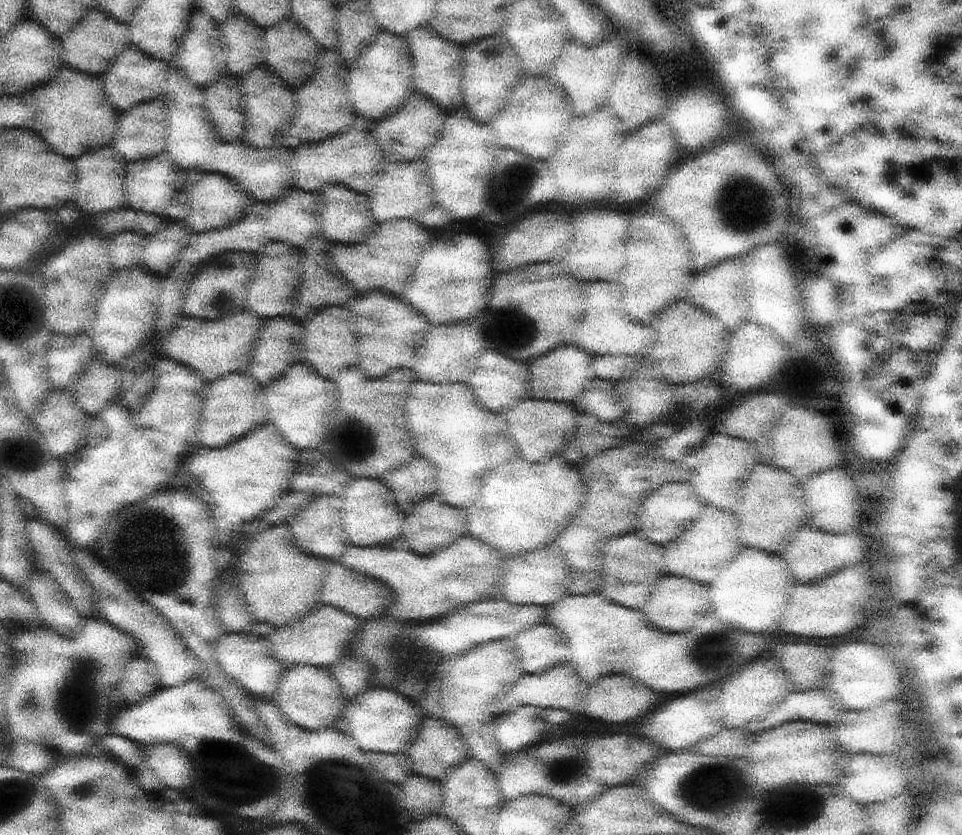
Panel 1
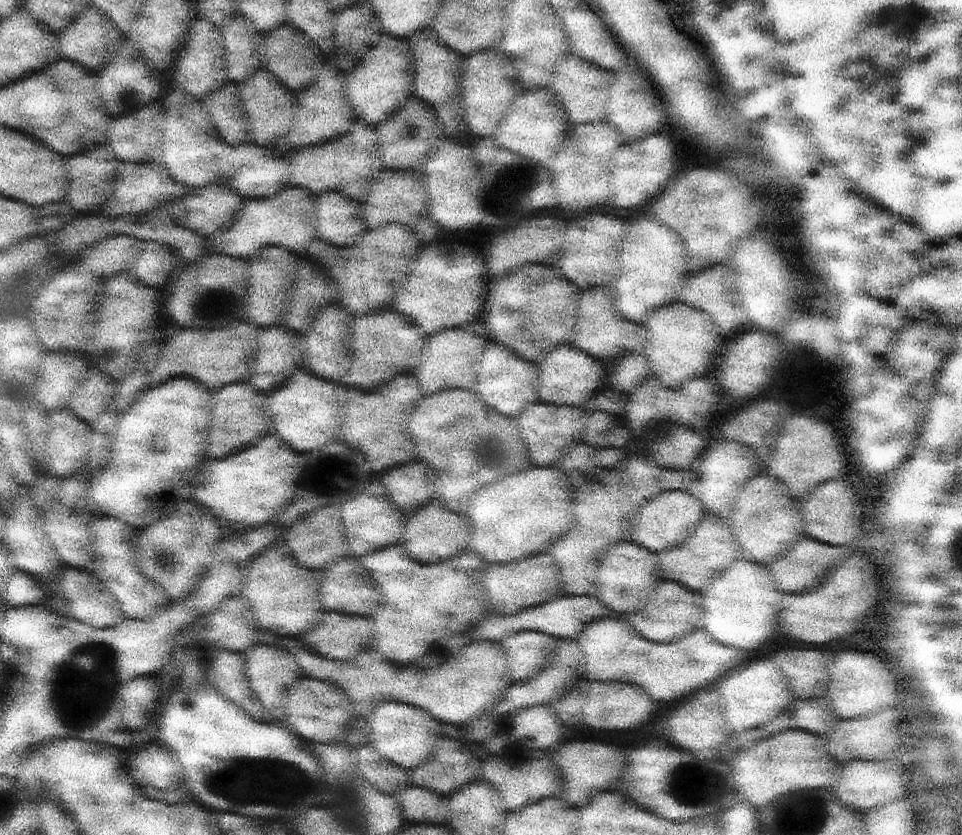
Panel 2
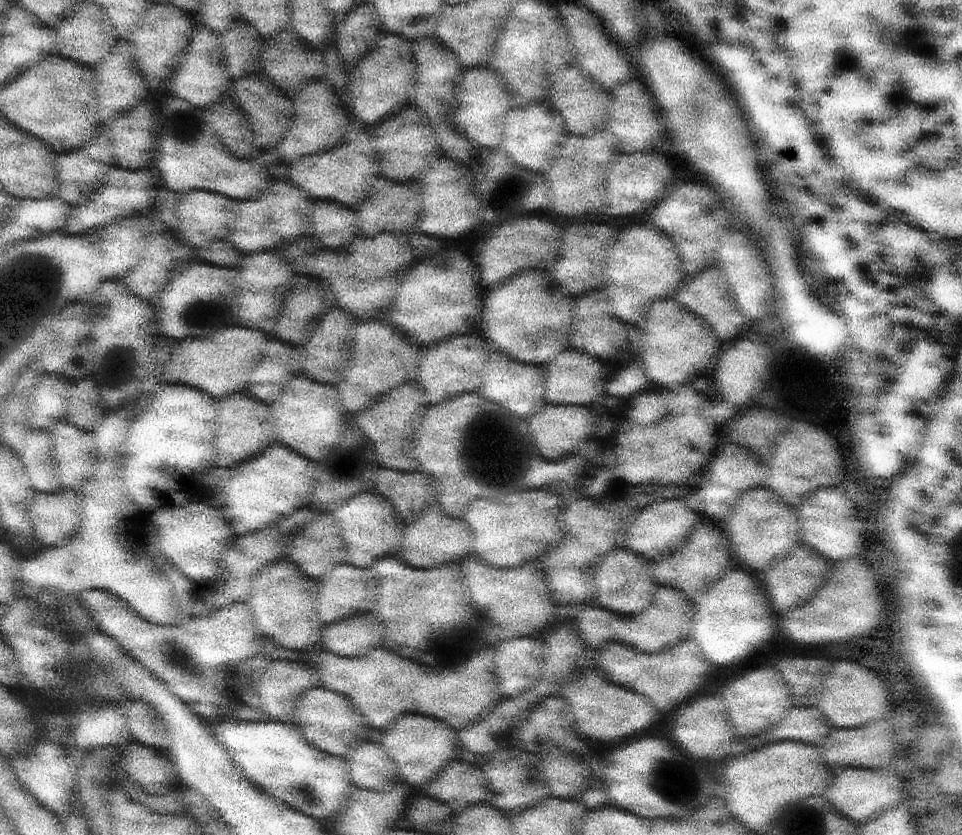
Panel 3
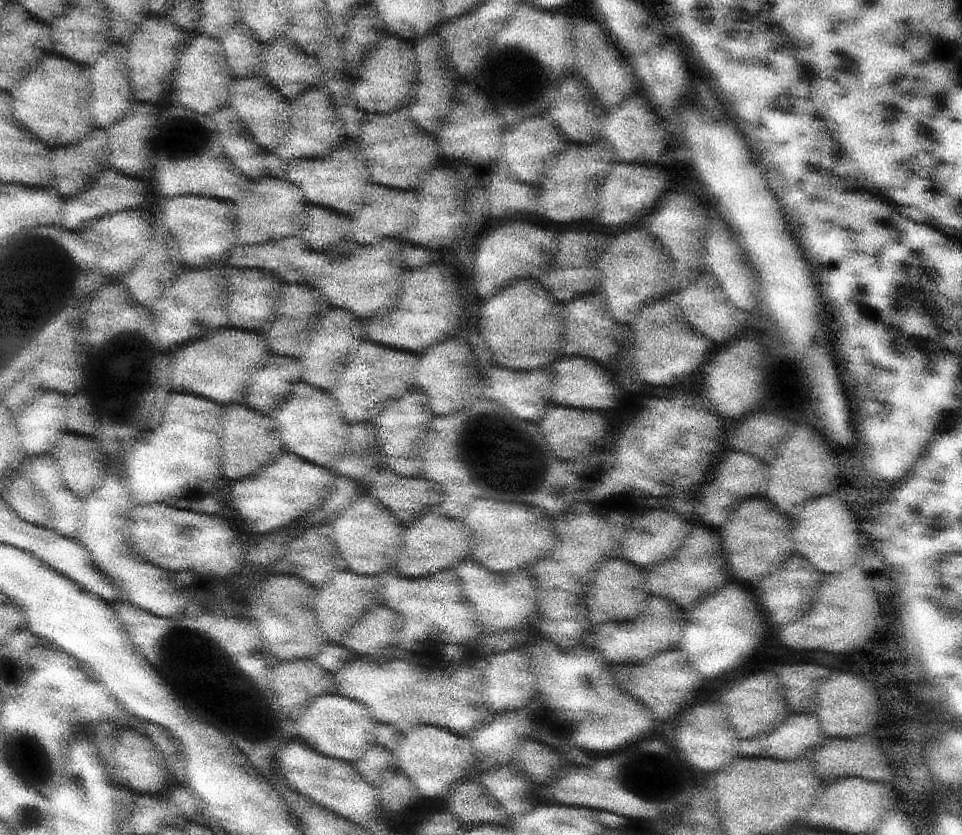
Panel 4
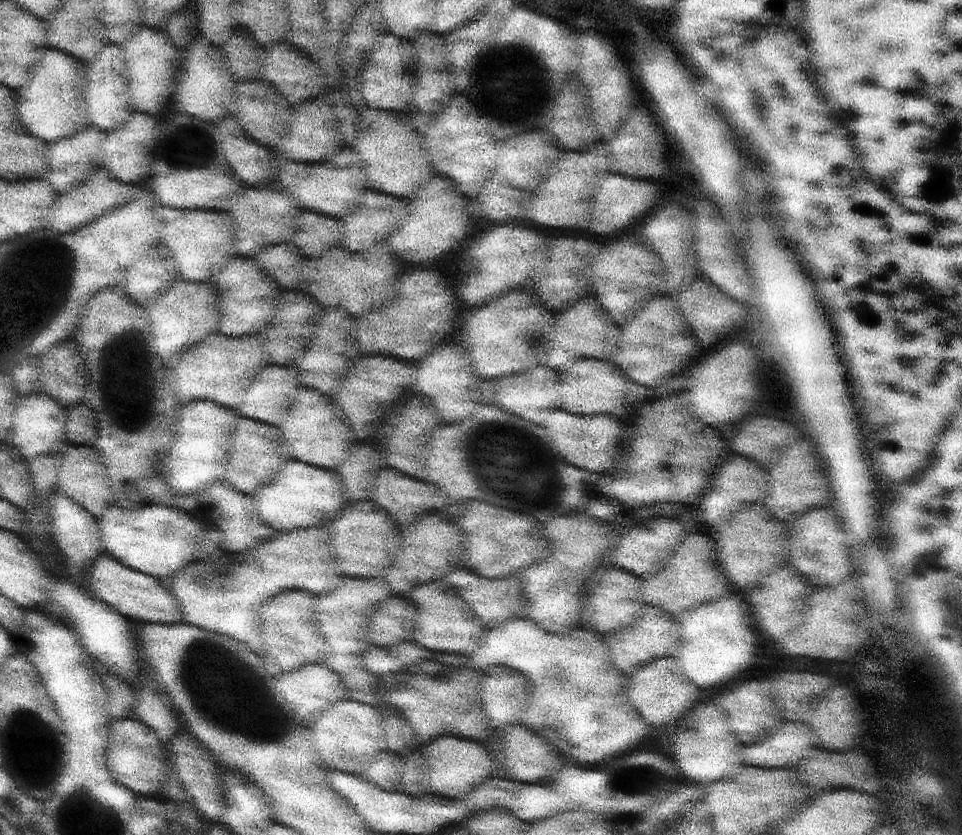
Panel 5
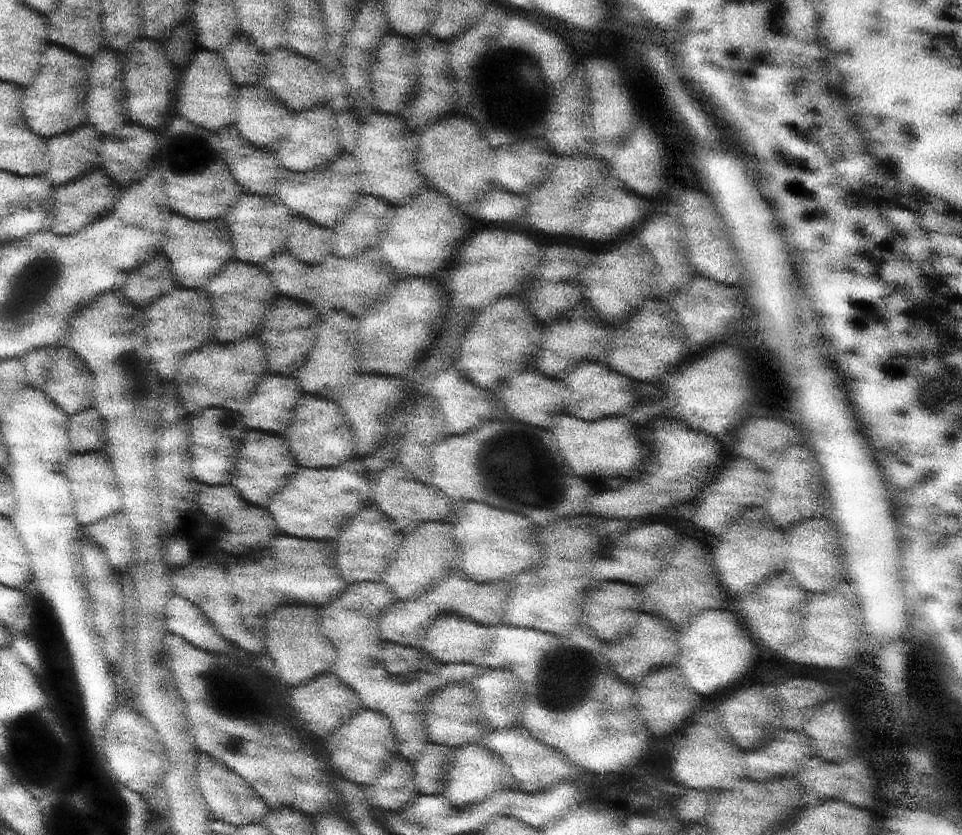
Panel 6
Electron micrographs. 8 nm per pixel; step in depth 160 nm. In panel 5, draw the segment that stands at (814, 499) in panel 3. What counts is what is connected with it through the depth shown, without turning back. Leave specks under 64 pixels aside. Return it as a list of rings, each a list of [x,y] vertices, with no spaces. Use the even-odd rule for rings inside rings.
[[[830,506],[808,510],[793,524],[786,524],[786,530],[790,540],[788,562],[802,576],[806,576],[811,585],[833,587],[850,579],[849,575],[853,574],[853,551],[850,544],[845,542],[845,530]]]

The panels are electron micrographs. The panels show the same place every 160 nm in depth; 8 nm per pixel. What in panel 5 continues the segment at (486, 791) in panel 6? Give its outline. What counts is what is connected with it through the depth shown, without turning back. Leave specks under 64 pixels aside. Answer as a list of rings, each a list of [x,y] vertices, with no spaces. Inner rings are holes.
[[[454,735],[437,737],[437,740],[421,745],[427,758],[429,771],[426,783],[428,791],[447,799],[463,799],[472,789],[478,788],[483,782],[492,778],[494,756],[490,748],[481,743],[463,739]]]

